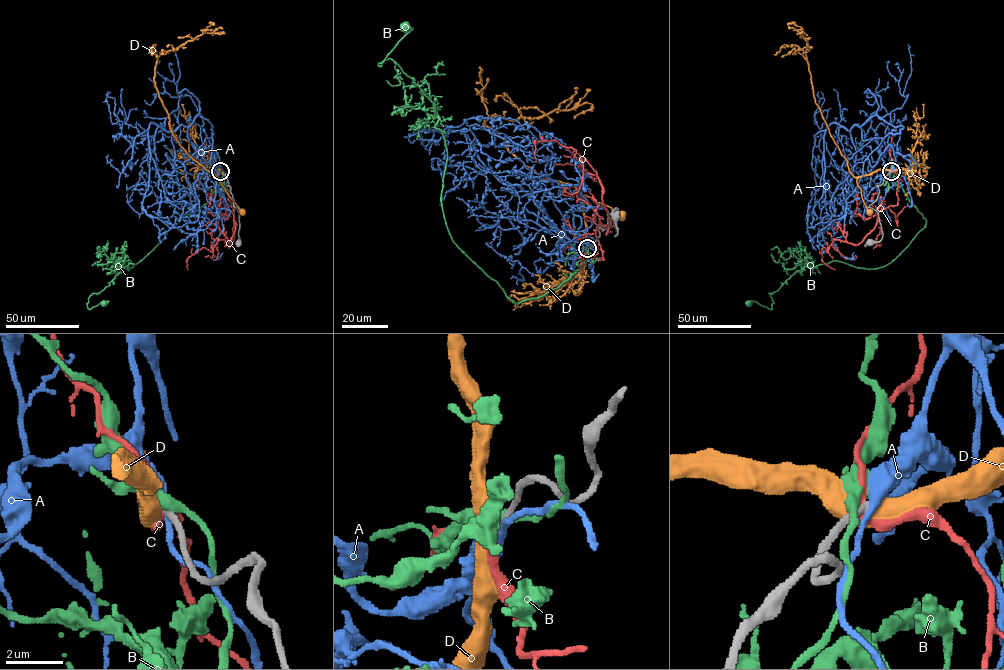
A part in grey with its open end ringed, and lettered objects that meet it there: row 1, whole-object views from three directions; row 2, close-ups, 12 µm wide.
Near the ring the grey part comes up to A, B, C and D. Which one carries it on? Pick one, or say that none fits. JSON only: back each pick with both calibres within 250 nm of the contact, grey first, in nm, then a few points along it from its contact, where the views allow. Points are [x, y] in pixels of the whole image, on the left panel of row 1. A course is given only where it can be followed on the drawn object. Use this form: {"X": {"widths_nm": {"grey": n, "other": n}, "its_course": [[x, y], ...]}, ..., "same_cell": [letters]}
{"same_cell": []}

